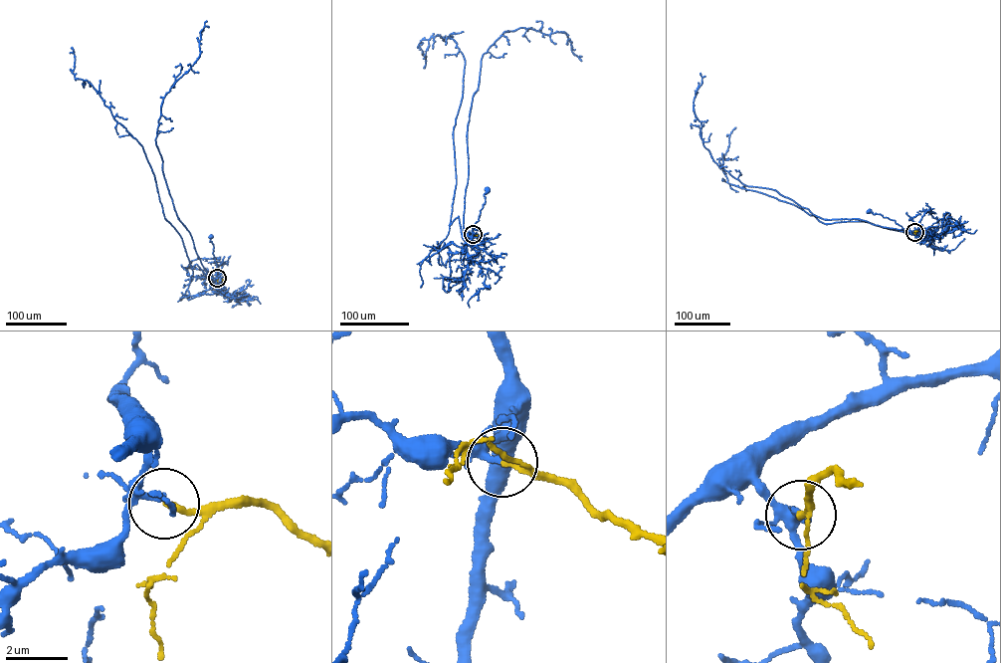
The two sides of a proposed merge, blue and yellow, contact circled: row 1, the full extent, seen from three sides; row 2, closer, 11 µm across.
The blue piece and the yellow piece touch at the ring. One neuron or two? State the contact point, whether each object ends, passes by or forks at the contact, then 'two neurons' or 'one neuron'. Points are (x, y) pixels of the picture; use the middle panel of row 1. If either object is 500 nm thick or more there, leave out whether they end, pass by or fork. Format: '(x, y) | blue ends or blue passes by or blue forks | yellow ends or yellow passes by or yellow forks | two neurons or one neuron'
(473, 234) | blue forks | yellow ends | one neuron

